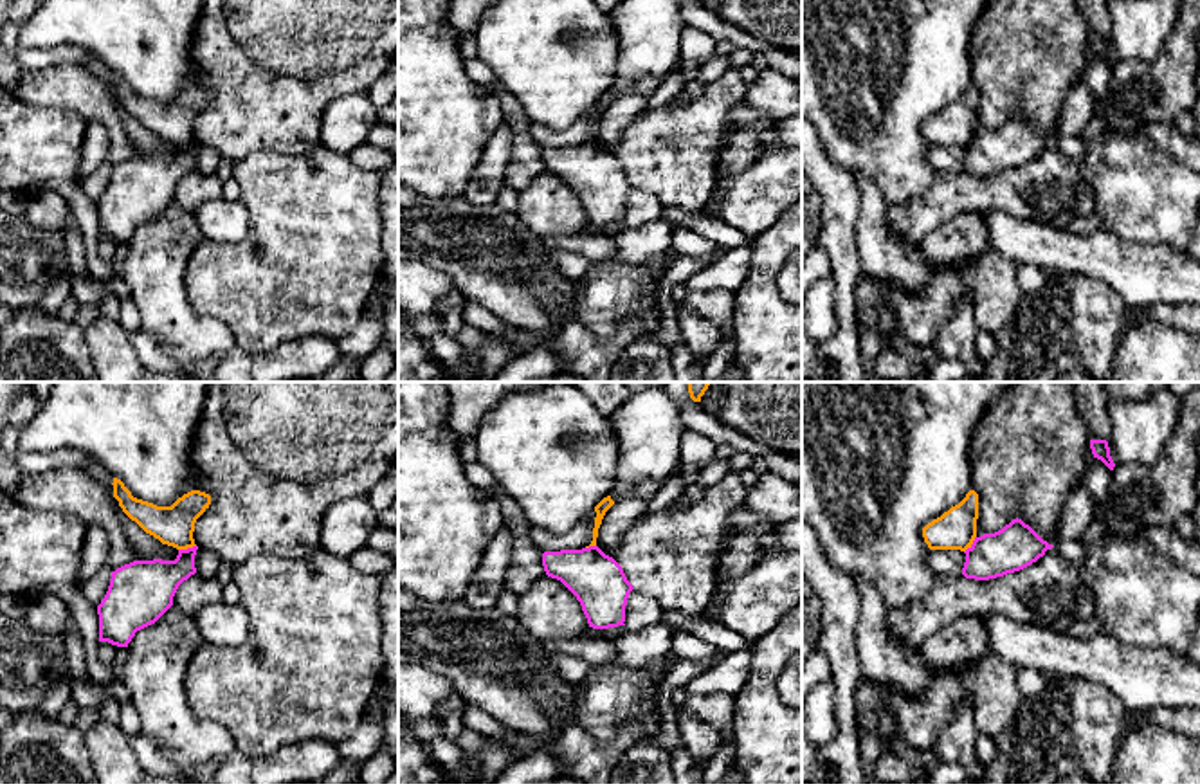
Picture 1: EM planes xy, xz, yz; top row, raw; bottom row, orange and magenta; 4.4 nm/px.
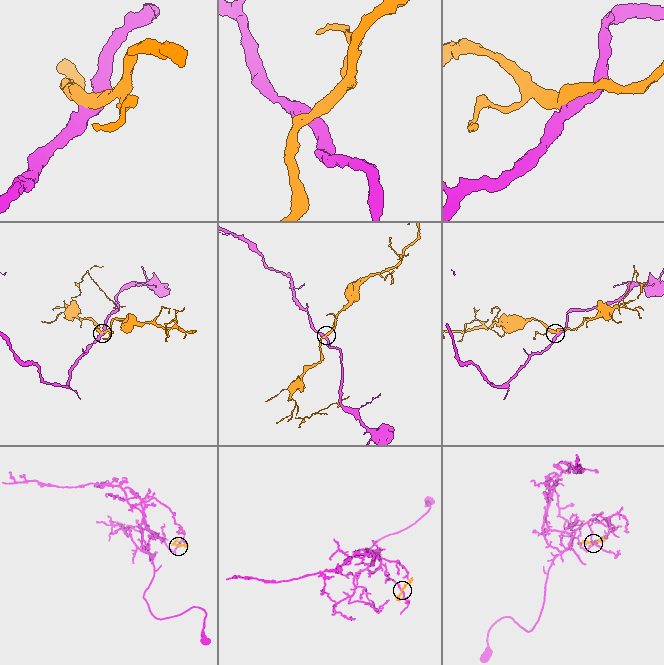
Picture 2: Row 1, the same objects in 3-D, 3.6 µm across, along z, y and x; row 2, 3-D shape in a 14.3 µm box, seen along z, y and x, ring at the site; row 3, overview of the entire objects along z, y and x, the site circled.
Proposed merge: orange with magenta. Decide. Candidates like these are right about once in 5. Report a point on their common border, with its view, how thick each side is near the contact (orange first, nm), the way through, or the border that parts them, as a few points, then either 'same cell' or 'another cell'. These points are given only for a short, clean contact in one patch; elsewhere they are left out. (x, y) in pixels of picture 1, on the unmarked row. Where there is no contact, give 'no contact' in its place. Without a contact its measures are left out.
meets orange in xy at (186, 145); 180 nm thick on the orange side, 260 nm on the other; border along xy (195, 141), (179, 146); another cell

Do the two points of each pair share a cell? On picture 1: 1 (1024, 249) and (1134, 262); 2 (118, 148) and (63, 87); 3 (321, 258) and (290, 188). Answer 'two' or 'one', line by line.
1: one
2: one
3: one

